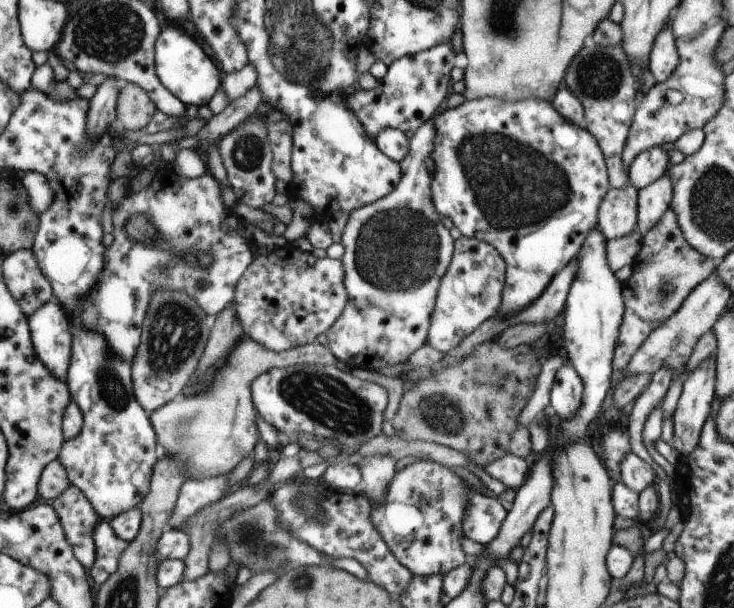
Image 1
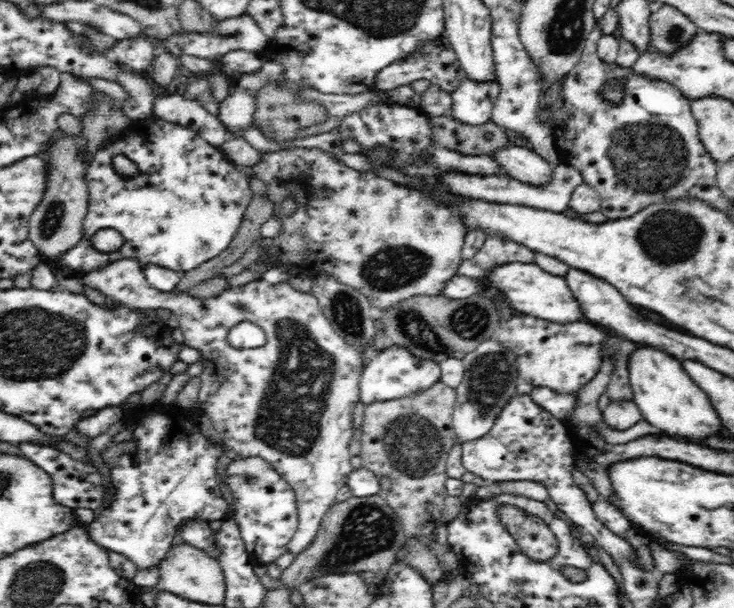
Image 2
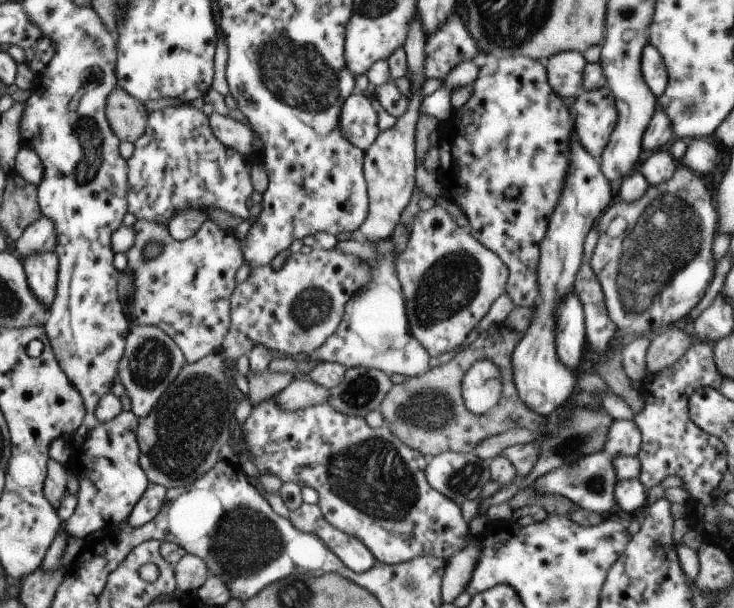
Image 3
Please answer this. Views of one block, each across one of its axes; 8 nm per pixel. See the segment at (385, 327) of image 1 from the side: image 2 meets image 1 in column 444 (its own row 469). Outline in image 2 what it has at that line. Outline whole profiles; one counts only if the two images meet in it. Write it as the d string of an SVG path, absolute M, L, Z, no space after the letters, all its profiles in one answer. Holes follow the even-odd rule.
M239 457L226 468L223 479L234 495L234 504L229 505L228 514L238 523L251 563L276 561L287 551L287 544L299 527L295 491L262 458L243 460Z

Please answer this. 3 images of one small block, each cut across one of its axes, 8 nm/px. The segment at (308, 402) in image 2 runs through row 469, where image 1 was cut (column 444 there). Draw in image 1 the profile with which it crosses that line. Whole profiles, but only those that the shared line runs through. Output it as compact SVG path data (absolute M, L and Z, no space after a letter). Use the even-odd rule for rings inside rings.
M460 237L452 242L452 258L441 276L429 318L426 344L445 354L455 349L471 332L485 320L493 317L500 304L504 284L504 263L501 256L485 242Z

